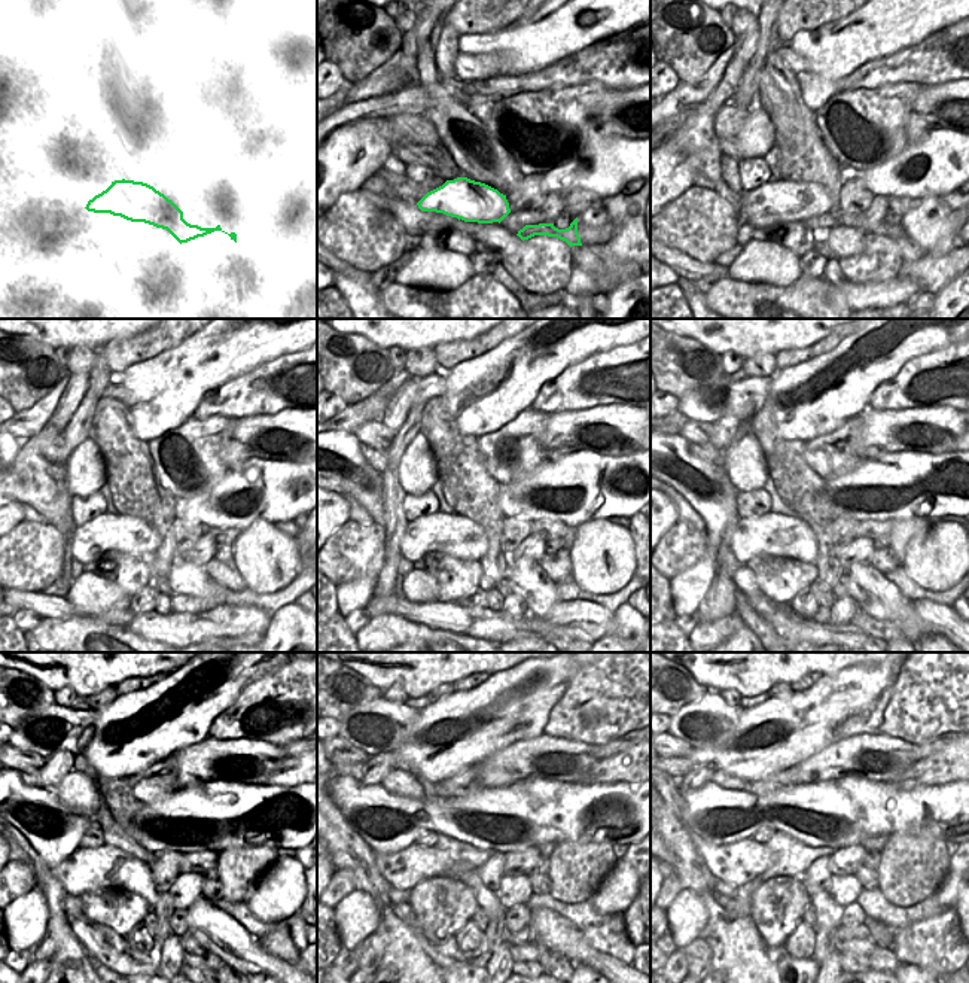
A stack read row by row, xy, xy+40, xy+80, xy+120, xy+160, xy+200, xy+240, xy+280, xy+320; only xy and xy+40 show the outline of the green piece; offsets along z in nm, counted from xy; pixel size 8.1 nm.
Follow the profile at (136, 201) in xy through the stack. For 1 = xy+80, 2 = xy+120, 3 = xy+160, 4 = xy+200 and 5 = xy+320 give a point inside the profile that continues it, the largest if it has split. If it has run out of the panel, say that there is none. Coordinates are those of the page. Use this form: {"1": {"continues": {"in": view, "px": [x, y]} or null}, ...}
{"1": {"continues": {"in": "xy+80", "px": [792, 201]}}, "2": {"continues": {"in": "xy+120", "px": [130, 535]}}, "3": {"continues": {"in": "xy+160", "px": [459, 536]}}, "4": {"continues": {"in": "xy+200", "px": [771, 533]}}, "5": {"continues": {"in": "xy+320", "px": [736, 864]}}}

